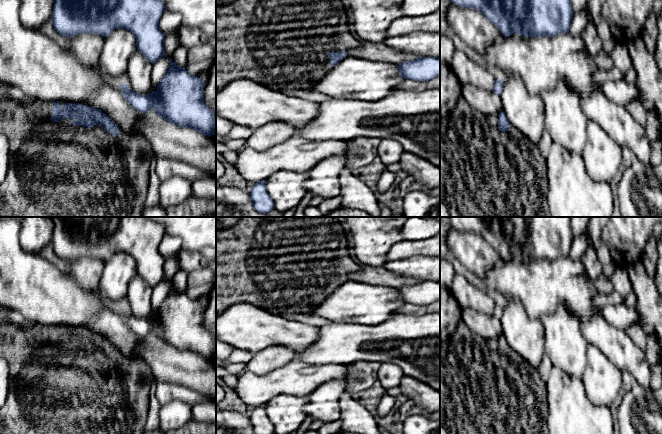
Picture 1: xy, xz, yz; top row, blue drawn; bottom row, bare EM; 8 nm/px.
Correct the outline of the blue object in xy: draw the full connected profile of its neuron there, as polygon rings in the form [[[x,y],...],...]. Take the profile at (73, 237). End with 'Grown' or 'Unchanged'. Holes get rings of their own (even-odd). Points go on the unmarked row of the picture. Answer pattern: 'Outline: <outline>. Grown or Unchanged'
Outline: [[[50,217],[54,223],[52,235],[52,249],[61,259],[73,262],[81,257],[93,257],[107,261],[117,252],[128,253],[136,262],[137,276],[141,277],[148,285],[154,288],[167,279],[164,276],[165,258],[159,251],[159,245],[166,234],[161,223],[148,217]]]. Unchanged

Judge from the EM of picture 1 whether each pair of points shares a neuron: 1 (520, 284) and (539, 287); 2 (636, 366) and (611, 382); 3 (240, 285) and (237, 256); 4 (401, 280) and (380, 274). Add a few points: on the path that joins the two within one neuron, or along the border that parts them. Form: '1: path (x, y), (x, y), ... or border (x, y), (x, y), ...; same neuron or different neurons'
1: path (525, 284), (534, 284); same neuron
2: border (604, 355), (621, 372); different neurons
3: path (237, 278), (237, 263); same neuron
4: path (396, 280), (385, 278); same neuron

